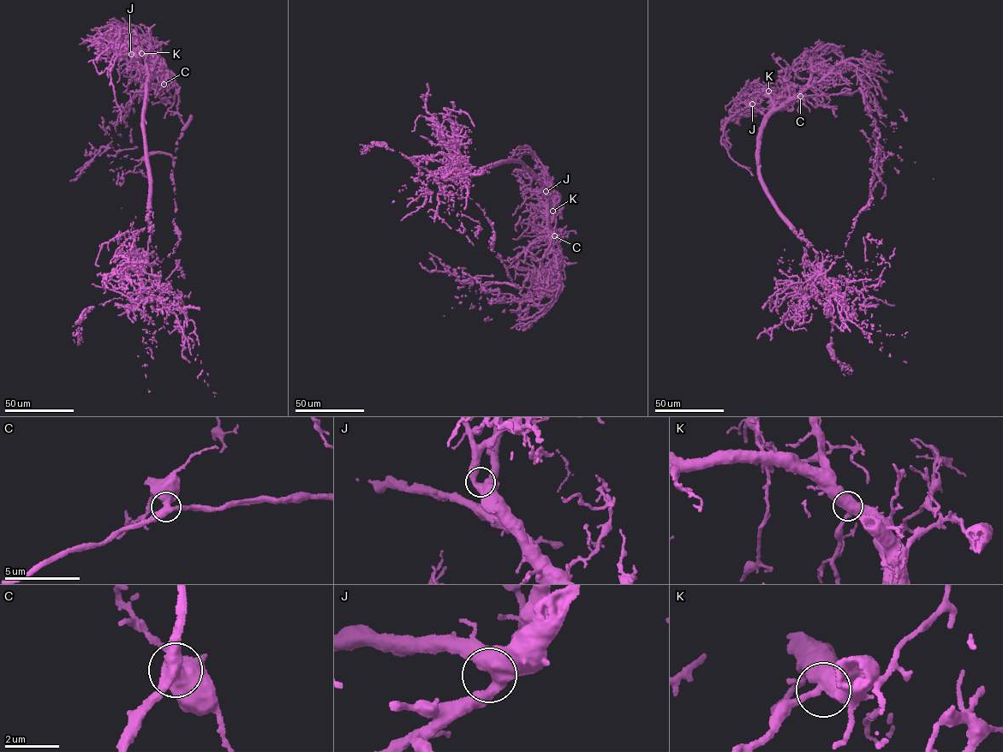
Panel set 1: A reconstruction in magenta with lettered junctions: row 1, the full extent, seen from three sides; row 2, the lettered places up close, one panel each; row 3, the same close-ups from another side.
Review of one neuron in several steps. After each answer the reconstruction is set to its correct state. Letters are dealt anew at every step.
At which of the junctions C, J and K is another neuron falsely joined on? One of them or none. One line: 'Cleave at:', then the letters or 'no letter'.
Cleave at: C

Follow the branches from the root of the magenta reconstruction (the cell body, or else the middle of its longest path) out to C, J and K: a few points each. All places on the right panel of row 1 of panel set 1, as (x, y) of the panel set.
C: (765, 186), (760, 173), (759, 153), (764, 122), (796, 94), (797, 98), (800, 96)
J: (765, 186), (760, 171), (759, 146), (764, 118), (772, 109), (773, 102), (765, 94), (758, 96), (752, 104)
K: (765, 186), (760, 173), (759, 152), (764, 118), (773, 106), (768, 91)

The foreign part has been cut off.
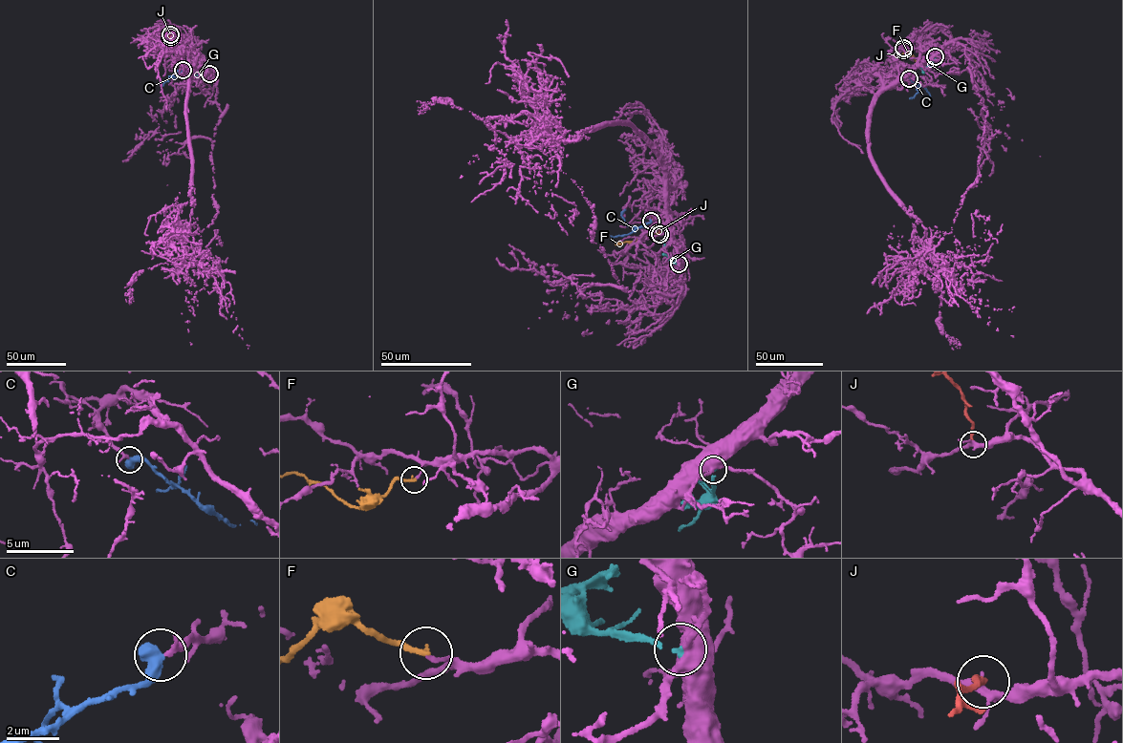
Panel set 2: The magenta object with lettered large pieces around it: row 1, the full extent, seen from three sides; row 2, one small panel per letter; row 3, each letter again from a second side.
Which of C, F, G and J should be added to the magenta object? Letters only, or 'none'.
C

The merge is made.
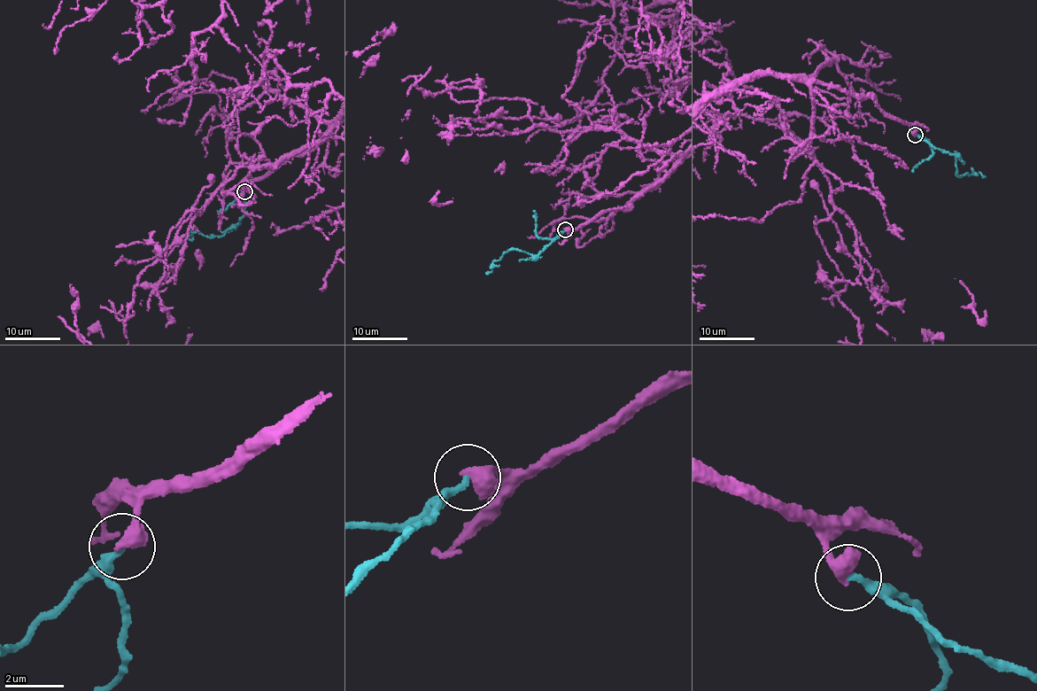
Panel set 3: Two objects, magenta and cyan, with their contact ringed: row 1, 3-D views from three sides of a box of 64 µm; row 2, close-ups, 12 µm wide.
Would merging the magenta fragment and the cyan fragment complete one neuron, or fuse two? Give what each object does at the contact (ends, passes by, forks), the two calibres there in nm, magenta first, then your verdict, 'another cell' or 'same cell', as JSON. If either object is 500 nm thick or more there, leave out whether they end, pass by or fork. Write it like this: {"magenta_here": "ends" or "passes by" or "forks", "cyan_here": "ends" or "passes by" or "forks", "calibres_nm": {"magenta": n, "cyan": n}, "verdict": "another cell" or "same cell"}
{"calibres_nm": {"magenta": 600, "cyan": 240}, "verdict": "same cell"}

